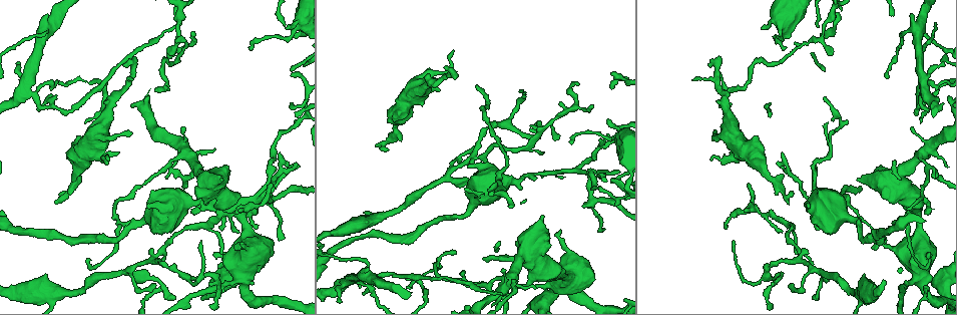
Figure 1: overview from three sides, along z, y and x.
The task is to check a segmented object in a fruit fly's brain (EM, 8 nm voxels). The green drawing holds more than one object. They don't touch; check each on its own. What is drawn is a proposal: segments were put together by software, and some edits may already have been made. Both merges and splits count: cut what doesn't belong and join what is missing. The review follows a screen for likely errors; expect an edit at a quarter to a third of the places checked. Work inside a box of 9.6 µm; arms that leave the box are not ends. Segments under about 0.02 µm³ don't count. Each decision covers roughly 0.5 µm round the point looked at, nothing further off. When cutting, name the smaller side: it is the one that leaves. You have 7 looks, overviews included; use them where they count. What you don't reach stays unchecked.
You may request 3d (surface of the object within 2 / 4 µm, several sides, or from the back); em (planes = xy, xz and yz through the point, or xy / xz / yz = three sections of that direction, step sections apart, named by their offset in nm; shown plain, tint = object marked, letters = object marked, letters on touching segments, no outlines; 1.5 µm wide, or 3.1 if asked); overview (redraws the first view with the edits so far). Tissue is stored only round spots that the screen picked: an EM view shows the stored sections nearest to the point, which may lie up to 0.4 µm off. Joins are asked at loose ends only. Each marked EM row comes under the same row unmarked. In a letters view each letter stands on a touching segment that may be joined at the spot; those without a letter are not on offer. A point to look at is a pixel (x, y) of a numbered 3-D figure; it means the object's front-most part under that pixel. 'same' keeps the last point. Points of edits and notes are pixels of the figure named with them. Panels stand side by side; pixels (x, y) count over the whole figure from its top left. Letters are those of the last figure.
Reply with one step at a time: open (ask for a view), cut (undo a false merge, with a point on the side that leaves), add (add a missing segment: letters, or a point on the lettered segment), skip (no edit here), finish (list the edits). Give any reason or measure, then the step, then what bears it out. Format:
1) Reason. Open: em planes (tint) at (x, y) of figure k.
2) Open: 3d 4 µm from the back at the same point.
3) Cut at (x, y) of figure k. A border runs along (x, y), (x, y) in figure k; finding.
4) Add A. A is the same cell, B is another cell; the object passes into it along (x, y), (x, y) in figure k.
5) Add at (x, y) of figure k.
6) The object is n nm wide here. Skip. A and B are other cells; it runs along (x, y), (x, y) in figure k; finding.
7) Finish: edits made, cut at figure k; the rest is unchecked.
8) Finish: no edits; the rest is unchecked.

Branch stops here. Open: em planes (letters) at (728, 89) of figure 1.

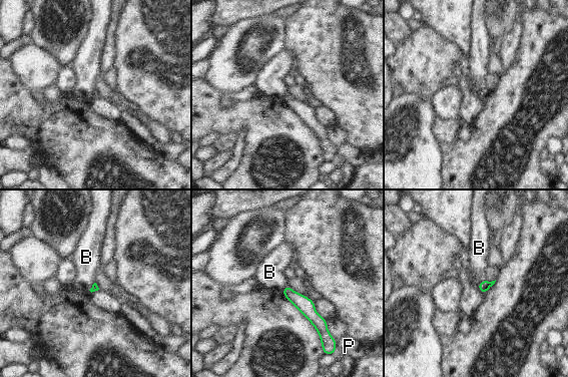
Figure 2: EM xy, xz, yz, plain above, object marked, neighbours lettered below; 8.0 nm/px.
Skip. B and P are other cells; it runs along (287, 289), (321, 325), (322, 335) in figure 2; no lettered segment goes on from it.

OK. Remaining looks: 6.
Free end. Open: em xz step 4 (tint) at (272, 186) of figure 1.

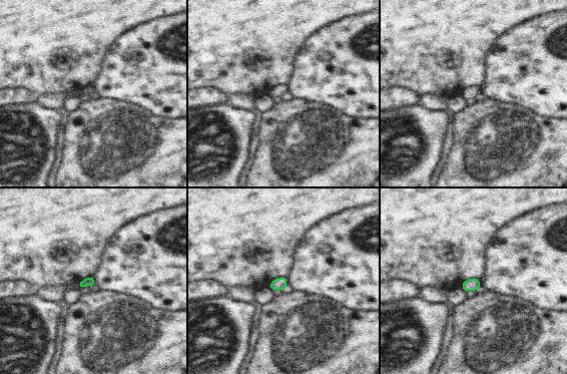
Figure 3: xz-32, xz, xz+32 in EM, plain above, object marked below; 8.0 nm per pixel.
Cut it another way. Open: em planes (letters) at the same point.

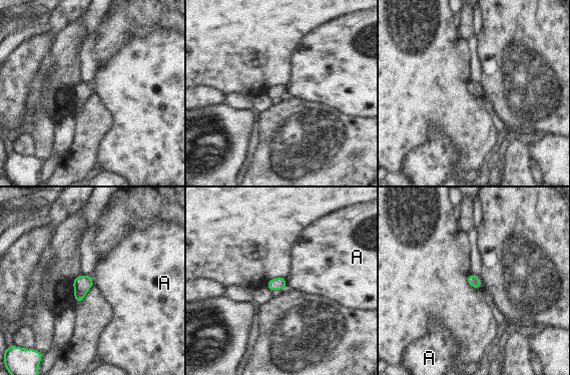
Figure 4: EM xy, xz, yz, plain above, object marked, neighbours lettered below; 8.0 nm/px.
Skip. A is another cell; no lettered segment goes on from it.

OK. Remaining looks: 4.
Abrupt turn. Open: 3d 4 µm at (242, 282) of figure 1.

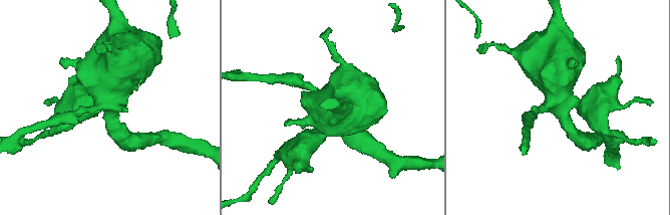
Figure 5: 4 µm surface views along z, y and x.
Open: em xz step 4 (tint) at (111, 108) of figure 5.

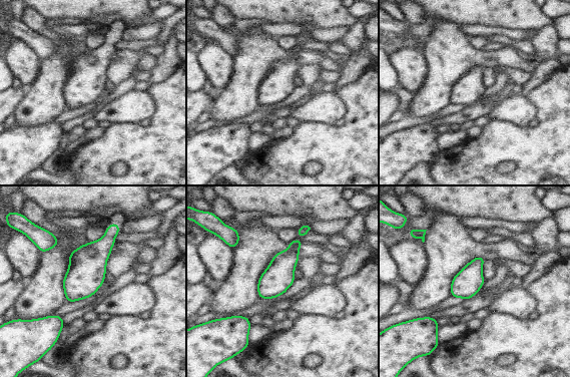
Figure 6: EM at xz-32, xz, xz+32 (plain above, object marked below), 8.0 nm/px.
Open: em planes (letters) at the same point.

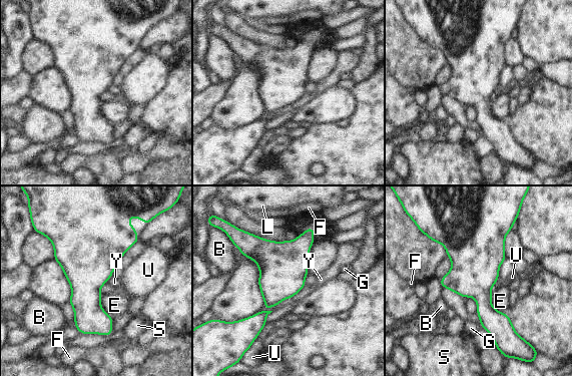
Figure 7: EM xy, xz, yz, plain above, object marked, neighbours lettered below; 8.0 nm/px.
Skip. B, E, F, G, L, S, U and Y are other cells; a border runs along (306, 286), (292, 298) in figure 7; one cell here.

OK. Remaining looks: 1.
Finish: no edits; the rest is unchecked.

